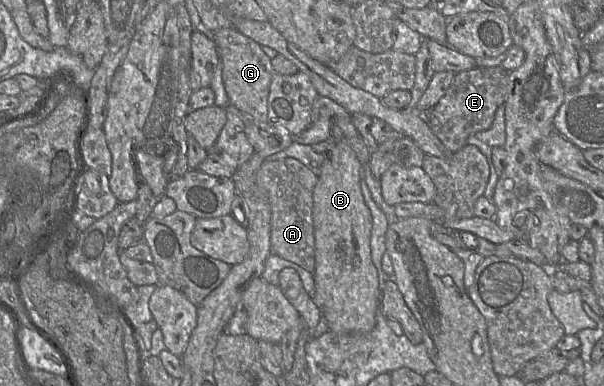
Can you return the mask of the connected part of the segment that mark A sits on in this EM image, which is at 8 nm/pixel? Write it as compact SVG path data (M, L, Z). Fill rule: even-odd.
M295 158L265 160L257 183L265 191L271 212L271 251L314 274L315 234L313 226L313 190L318 181L310 169Z

